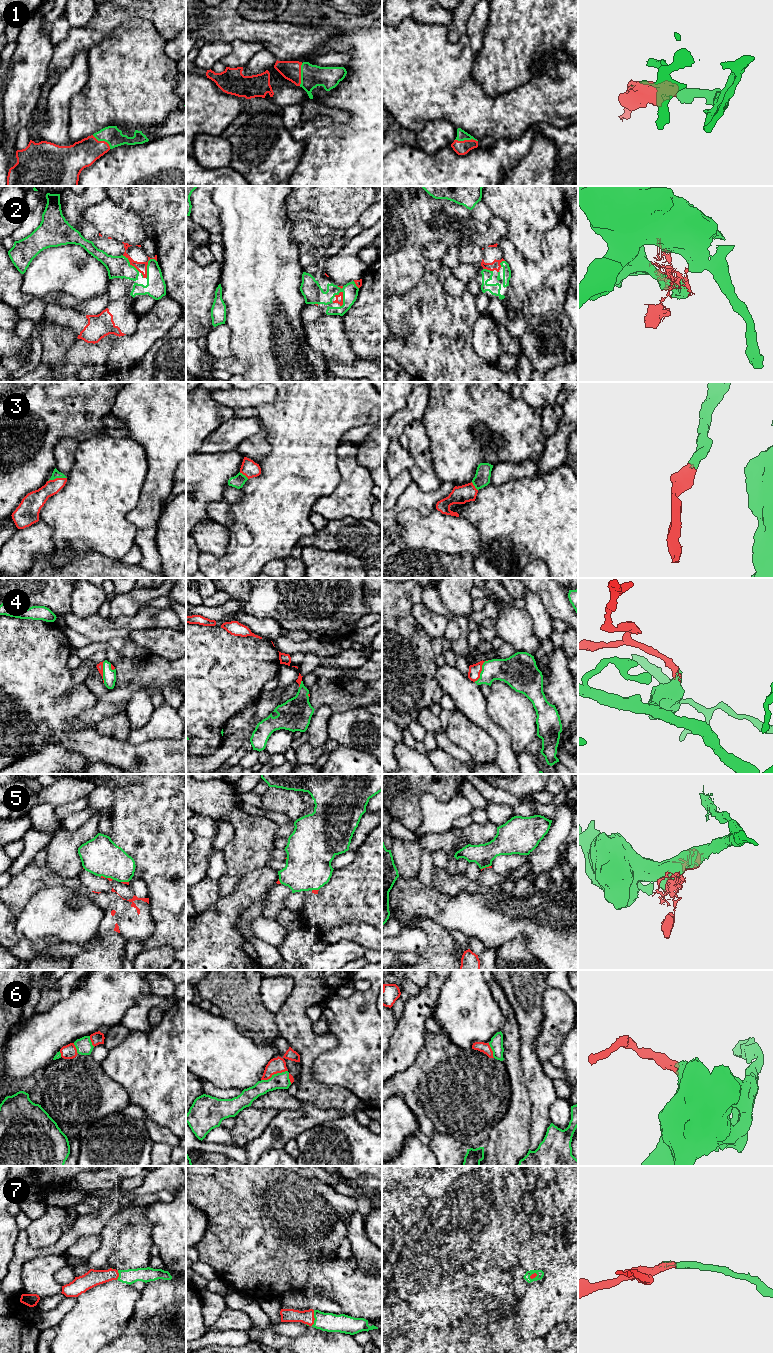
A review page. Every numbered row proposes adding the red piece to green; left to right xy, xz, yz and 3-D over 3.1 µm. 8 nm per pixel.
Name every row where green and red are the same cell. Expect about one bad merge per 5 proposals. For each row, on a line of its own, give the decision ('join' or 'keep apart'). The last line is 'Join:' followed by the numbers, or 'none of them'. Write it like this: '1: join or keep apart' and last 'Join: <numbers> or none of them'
1: join
2: keep apart
3: join
4: join
5: keep apart
6: join
7: join
Join: 1, 3, 4, 6, 7

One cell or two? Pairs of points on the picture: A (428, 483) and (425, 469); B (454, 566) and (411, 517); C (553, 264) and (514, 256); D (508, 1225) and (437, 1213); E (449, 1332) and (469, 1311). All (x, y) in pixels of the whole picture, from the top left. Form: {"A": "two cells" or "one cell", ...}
{"A": "one cell", "B": "two cells", "C": "one cell", "D": "one cell", "E": "two cells"}

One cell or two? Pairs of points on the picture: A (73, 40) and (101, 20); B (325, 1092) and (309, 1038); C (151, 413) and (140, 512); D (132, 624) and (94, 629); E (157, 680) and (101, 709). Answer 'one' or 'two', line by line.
A: one
B: one
C: one
D: one
E: one

